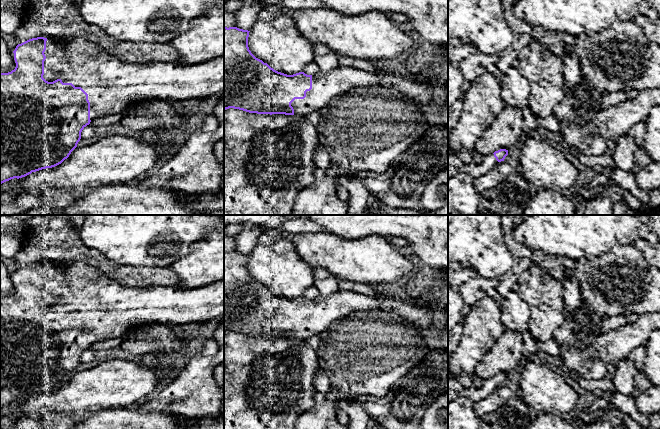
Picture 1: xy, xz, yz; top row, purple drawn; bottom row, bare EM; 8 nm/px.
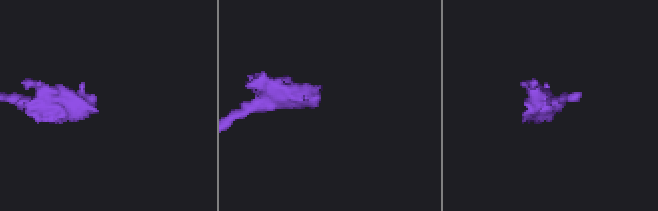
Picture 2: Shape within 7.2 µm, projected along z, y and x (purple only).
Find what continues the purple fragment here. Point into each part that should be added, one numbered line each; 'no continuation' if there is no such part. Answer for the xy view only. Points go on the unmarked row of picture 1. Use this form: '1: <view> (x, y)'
1: xy (113, 310)

